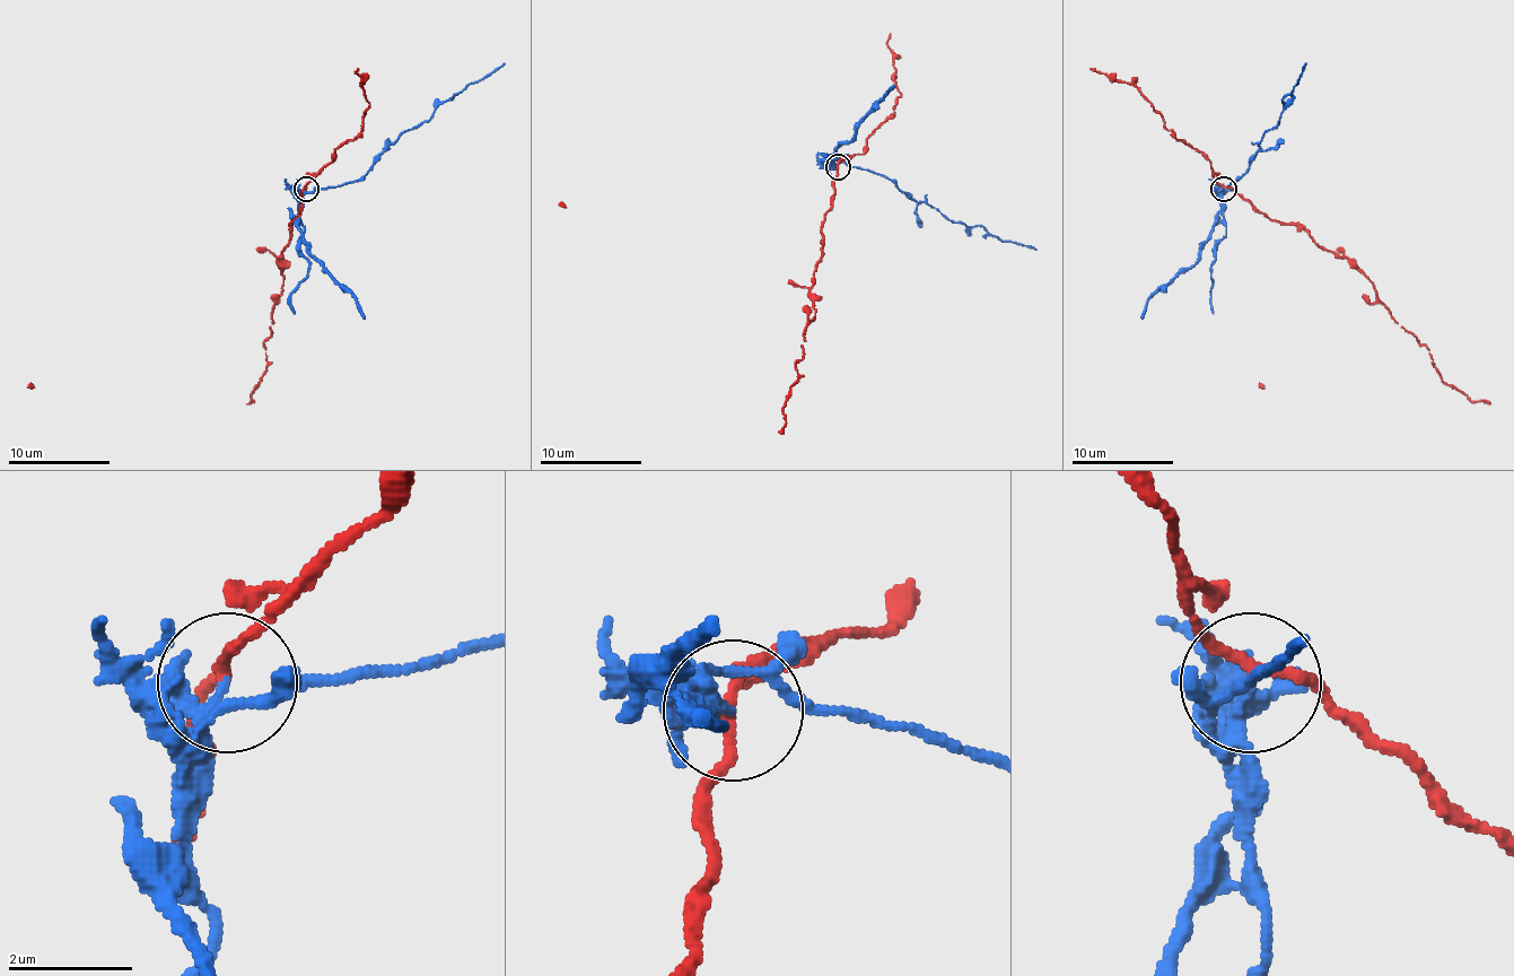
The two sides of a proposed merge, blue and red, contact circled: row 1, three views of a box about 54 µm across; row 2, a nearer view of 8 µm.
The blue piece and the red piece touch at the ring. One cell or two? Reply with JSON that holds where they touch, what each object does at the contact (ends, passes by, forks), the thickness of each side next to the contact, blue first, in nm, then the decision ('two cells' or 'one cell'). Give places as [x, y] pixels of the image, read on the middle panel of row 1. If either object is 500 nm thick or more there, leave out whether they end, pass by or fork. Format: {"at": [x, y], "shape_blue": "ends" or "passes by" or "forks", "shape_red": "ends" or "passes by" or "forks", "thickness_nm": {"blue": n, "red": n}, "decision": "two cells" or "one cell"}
{"at": [838, 166], "shape_blue": "ends", "shape_red": "passes by", "thickness_nm": {"blue": 190, "red": 170}, "decision": "two cells"}

